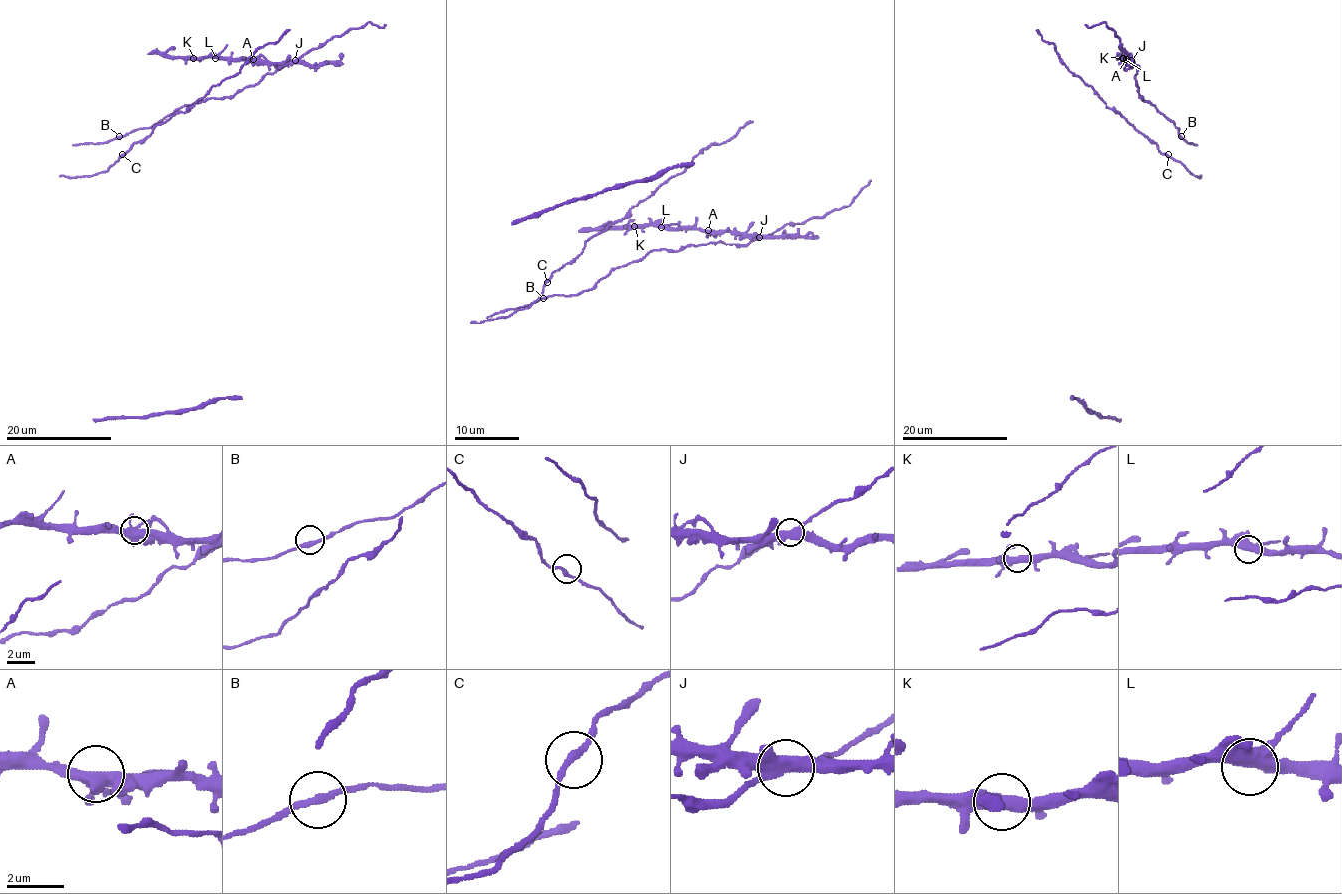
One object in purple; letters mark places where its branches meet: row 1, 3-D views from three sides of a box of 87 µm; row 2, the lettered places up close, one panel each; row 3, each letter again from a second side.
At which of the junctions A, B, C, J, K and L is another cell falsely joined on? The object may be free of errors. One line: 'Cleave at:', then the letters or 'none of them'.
Cleave at: none of them

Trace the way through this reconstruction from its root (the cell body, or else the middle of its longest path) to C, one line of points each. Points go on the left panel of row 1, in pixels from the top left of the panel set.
C: (91, 175), (106, 171), (122, 154)

